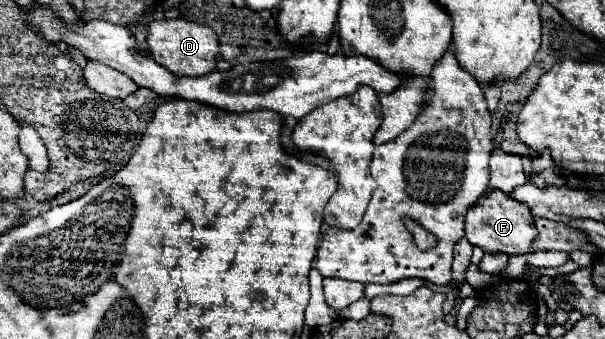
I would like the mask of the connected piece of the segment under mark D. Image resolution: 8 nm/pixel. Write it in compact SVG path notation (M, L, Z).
M183 18L155 20L147 24L149 54L155 62L165 66L175 76L203 76L215 70L217 64L217 36L209 26L201 26Z

